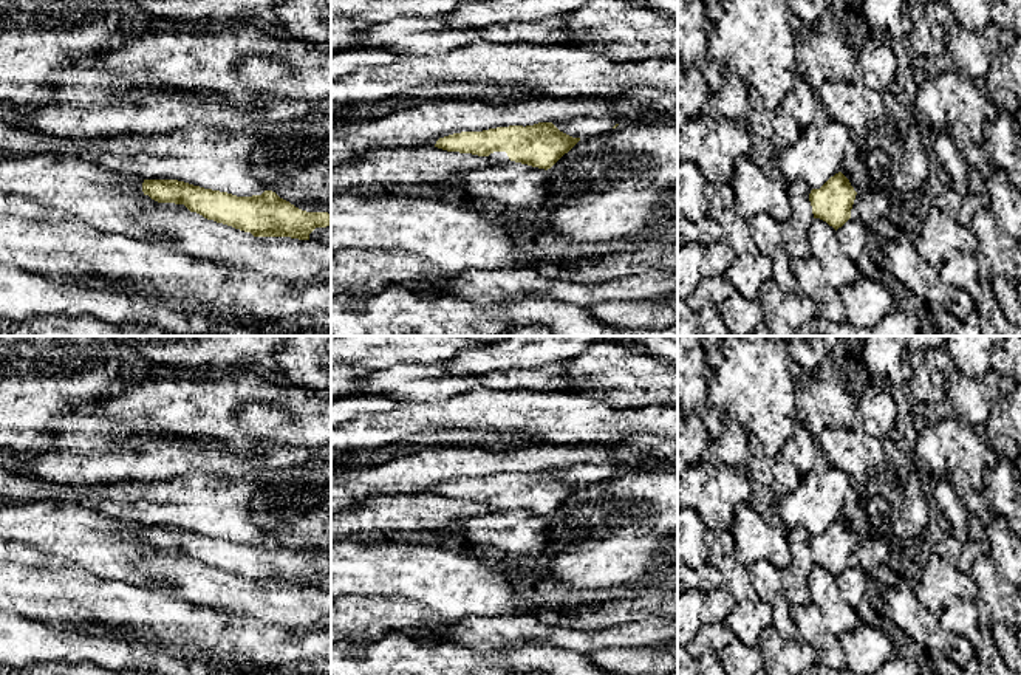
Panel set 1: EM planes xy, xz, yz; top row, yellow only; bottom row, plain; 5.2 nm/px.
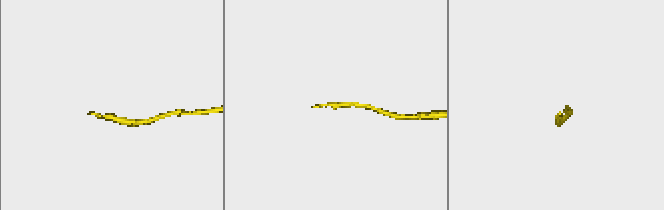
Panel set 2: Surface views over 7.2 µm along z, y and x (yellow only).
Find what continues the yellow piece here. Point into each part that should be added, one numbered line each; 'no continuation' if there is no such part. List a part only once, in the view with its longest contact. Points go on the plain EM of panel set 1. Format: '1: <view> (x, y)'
1: xz (501, 505)

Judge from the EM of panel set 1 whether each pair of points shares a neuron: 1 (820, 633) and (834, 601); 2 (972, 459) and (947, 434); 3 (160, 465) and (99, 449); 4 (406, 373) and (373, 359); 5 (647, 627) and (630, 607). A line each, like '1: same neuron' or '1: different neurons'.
1: different neurons
2: same neuron
3: same neuron
4: different neurons
5: different neurons

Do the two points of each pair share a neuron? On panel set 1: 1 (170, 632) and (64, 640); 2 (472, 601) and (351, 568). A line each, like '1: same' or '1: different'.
1: different
2: same

